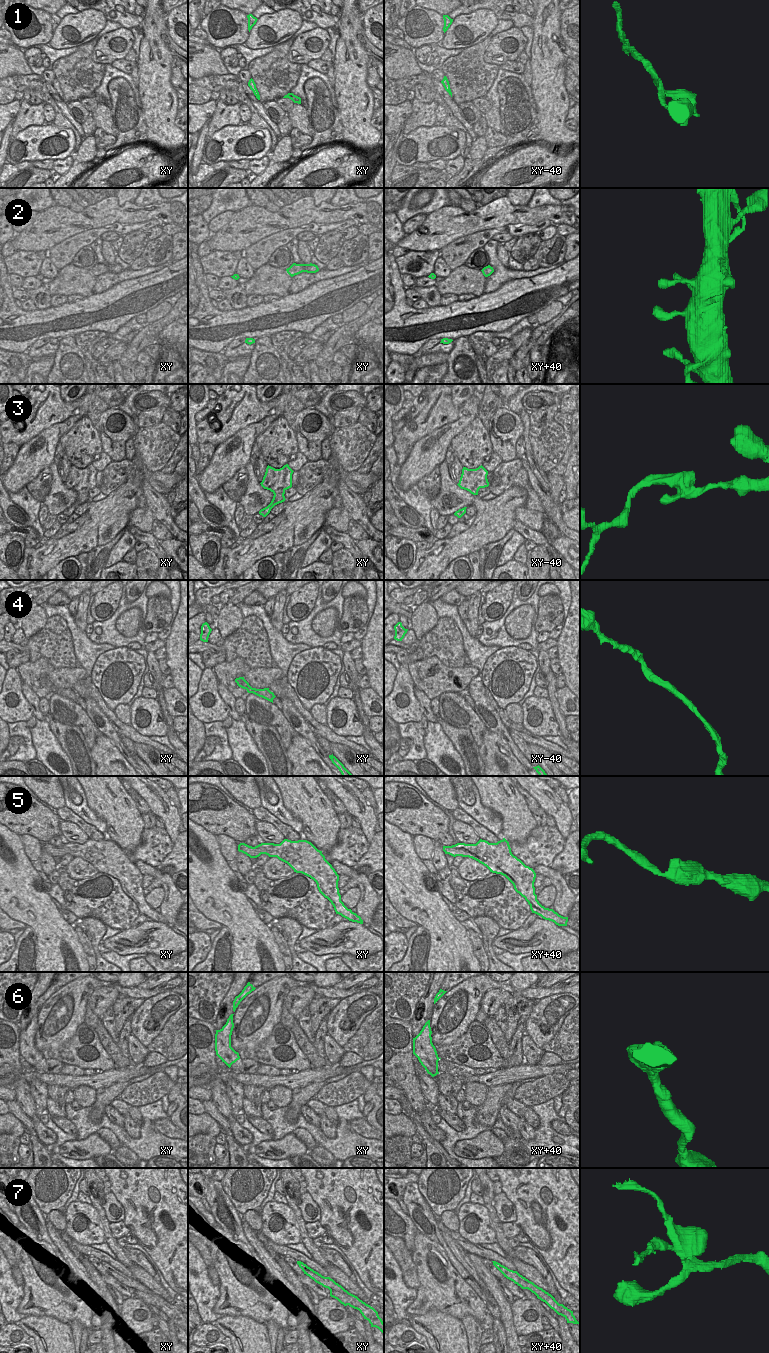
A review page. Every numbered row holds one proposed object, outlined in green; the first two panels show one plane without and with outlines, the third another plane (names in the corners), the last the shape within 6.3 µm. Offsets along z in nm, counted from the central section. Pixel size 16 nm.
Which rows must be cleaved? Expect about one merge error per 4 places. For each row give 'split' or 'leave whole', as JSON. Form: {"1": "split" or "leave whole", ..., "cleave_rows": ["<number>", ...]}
{"1": "leave whole", "2": "leave whole", "3": "leave whole", "4": "leave whole", "5": "leave whole", "6": "leave whole", "7": "split", "cleave_rows": ["7"]}

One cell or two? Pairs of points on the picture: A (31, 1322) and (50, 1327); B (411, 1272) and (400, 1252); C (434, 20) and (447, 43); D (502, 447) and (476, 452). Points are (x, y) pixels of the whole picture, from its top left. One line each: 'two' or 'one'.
A: one
B: one
C: two
D: two

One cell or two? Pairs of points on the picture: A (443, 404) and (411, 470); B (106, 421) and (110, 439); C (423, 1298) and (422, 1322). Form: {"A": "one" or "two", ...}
{"A": "two", "B": "one", "C": "two"}

